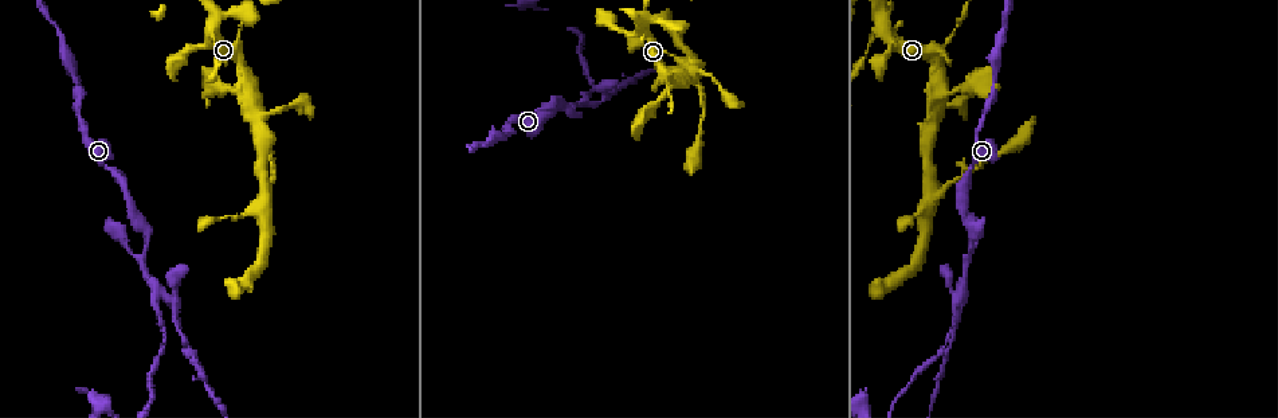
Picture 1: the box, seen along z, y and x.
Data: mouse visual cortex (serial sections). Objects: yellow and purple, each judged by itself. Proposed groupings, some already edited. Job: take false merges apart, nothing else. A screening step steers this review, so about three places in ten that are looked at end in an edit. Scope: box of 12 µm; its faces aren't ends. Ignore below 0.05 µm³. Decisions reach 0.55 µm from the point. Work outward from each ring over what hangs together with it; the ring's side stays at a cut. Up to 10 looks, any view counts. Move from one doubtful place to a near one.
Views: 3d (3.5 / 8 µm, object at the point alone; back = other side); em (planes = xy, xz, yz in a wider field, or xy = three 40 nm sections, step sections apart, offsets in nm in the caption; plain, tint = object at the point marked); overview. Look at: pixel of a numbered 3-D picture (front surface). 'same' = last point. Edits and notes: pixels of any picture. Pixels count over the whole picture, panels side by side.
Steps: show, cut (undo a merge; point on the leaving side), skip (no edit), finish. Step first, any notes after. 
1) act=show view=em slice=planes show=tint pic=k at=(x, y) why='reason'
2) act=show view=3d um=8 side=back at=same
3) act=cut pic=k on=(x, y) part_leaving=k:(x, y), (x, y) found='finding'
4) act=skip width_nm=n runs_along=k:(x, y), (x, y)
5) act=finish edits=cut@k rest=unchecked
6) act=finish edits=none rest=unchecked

act=show view=3d um=8 pic=1 at=(880, 12)

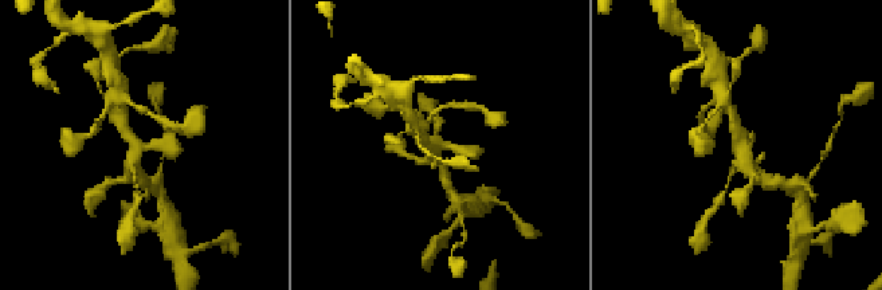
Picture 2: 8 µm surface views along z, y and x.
act=show view=em slice=xy step=3 show=tint pic=2 at=(739, 146) arms=4 arm_widths_nm=100,250,250,250 why='shape alone is not enough'

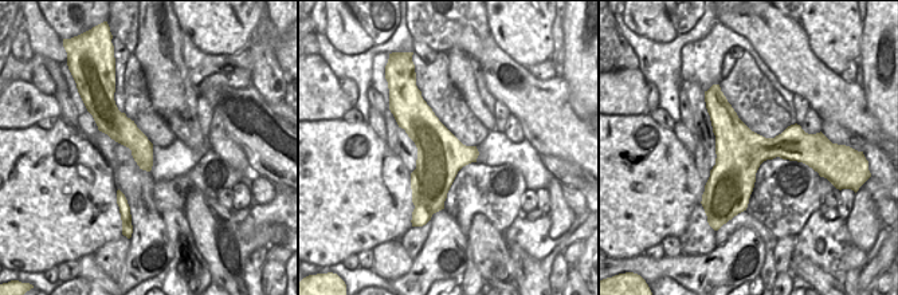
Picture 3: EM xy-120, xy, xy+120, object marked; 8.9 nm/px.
act=skip runs_along=2:(138, 180), (134, 149), (172, 152) found='all the same cell'

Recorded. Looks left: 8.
act=show view=3d um=3.5 pic=1 at=(941, 92)

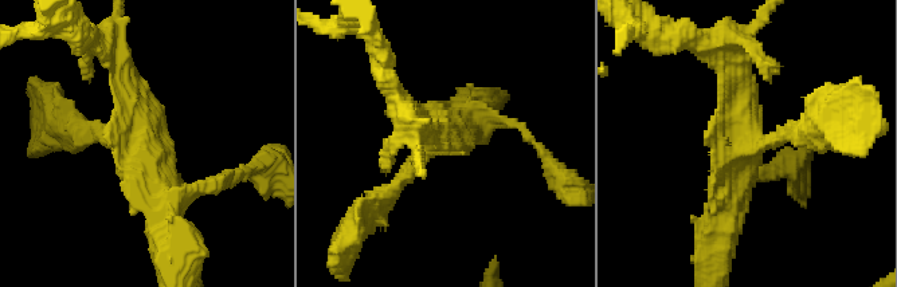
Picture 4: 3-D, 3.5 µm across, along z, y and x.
act=show view=em slice=xy step=5 show=tint pic=4 at=(448, 138) why='need the tissue'

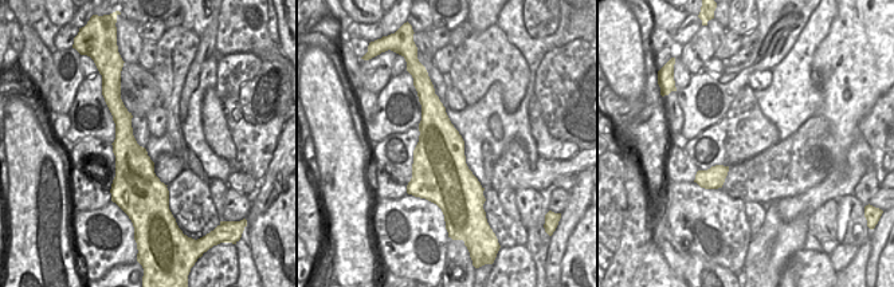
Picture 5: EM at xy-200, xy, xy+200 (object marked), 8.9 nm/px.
act=show view=em slice=xy step=3 show=tint at=same

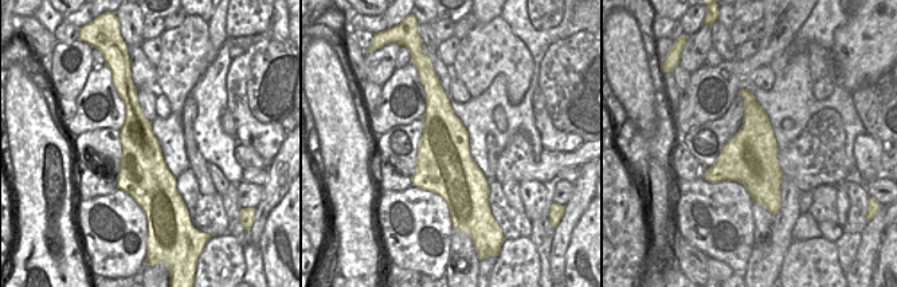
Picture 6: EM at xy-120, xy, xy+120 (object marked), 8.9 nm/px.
act=skip runs_along=4:(121, 55), (159, 166), (163, 224) found='continuous, no second cell'

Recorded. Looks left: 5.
act=show view=3d um=3.5 pic=1 at=(585, 98) why='two arms in line, one across'

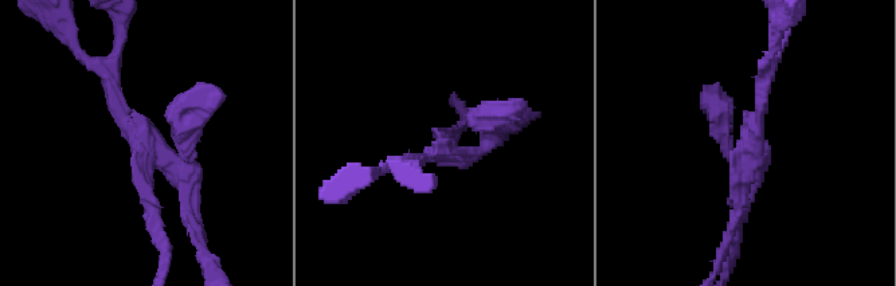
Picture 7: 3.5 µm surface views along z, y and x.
act=cut pic=7 on=(148, 214) arm_widths_nm=150,200,200 found='two cells meet here'

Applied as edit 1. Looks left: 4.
act=show view=3d um=8 pic=1 at=(930, 194) why='four arms meet'

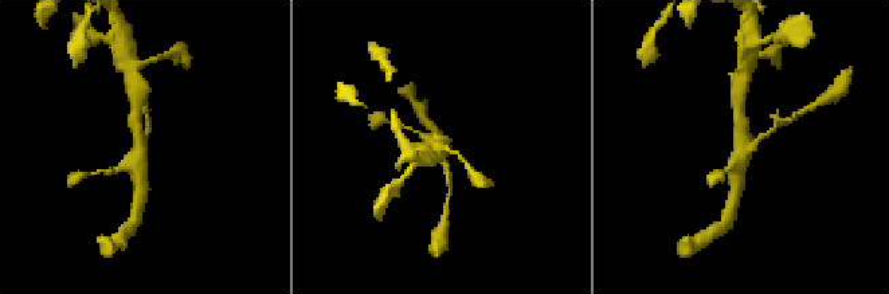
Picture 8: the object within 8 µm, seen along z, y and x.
act=show view=3d um=3.5 side=back pic=8 at=(139, 148) why='closer look'

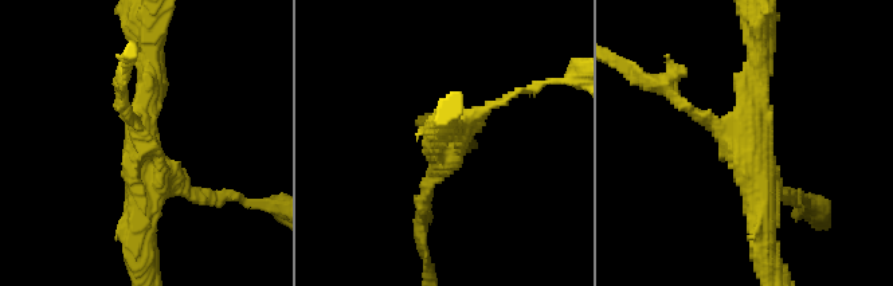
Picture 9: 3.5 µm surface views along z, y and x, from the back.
act=show view=em slice=xy step=5 show=tint pic=9 at=(752, 136) arms=4 arm_widths_nm=200,200,300,350 why='shape alone is not enough'

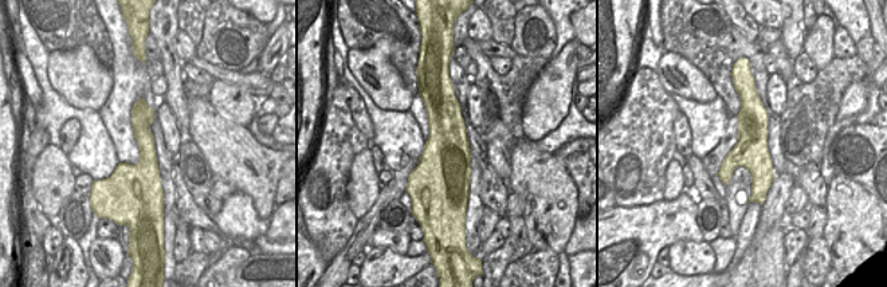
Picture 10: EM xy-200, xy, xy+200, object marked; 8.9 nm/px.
act=skip runs_along=9:(152, 49), (140, 230) found='continuous, no second cell'

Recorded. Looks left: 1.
act=finish edits=cut@7 rest=unchecked

